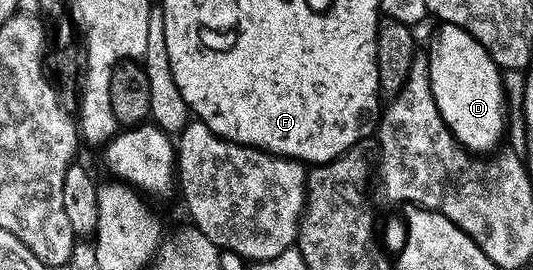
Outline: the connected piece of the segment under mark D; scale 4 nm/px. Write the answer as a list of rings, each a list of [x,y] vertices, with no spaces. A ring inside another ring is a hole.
[[[440,23],[438,27],[439,29],[436,30],[435,37],[431,40],[431,45],[425,49],[427,69],[429,70],[429,86],[433,94],[433,102],[437,102],[437,110],[441,114],[443,121],[449,126],[449,130],[455,135],[455,140],[463,145],[468,152],[472,154],[494,153],[500,147],[499,139],[503,136],[503,80],[499,77],[501,69],[499,65],[493,62],[493,58],[485,50],[485,46],[481,46],[481,42],[477,42],[477,38],[473,38],[473,34],[469,34],[461,26],[453,26],[452,24]]]

